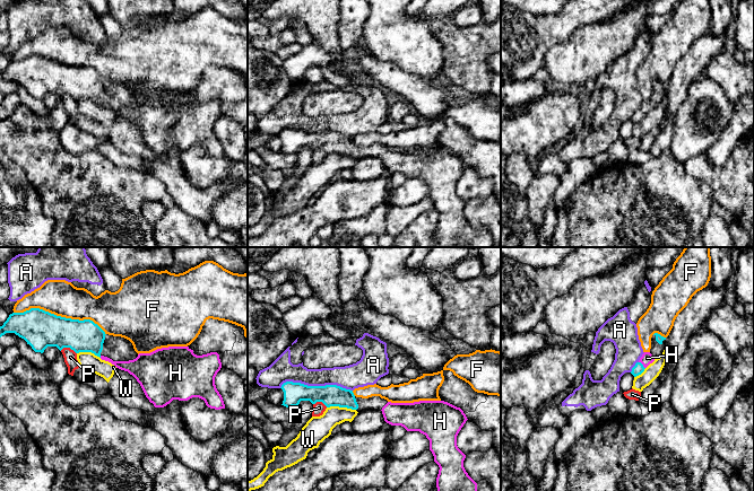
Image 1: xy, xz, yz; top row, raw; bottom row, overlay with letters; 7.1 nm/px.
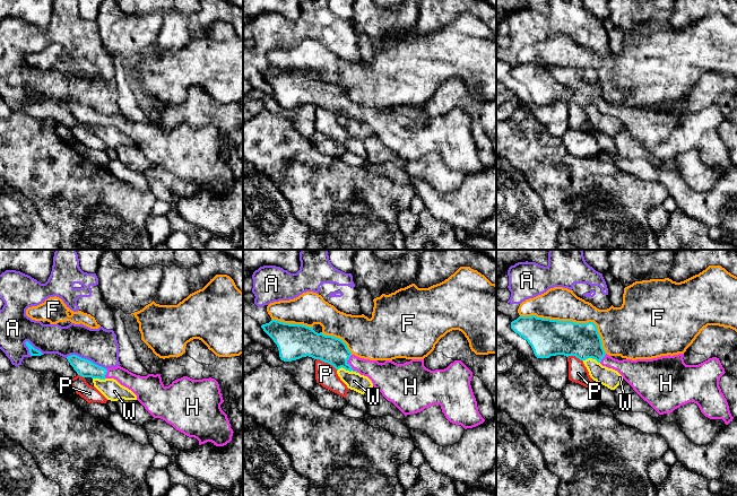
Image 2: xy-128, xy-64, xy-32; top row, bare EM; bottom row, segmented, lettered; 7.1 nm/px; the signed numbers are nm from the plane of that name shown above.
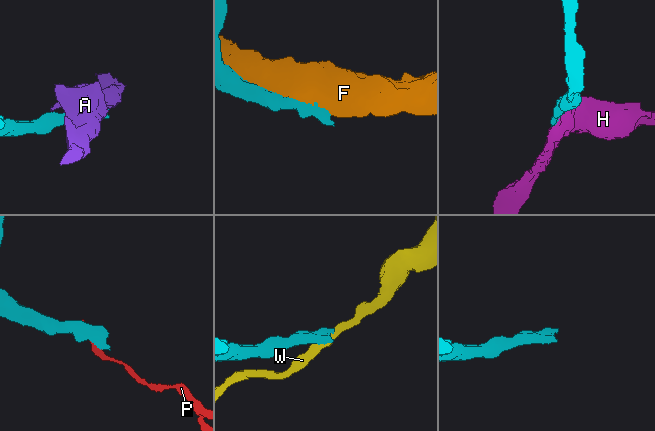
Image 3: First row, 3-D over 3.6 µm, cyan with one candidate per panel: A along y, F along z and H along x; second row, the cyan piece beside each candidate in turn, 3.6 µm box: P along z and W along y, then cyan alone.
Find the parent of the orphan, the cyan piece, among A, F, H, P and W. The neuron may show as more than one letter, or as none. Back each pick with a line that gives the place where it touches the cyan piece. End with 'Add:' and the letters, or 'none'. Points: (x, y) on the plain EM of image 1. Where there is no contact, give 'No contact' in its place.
H: Touches cyan at yz (642, 112)
Add: H

